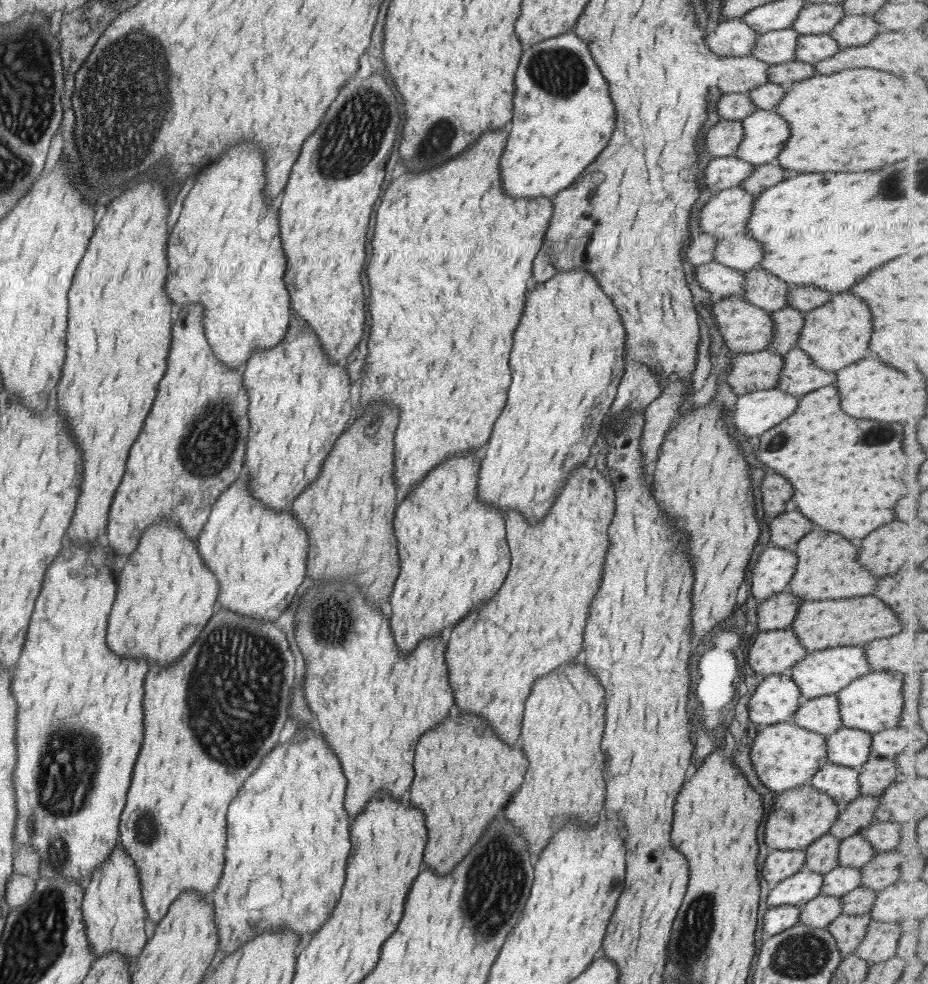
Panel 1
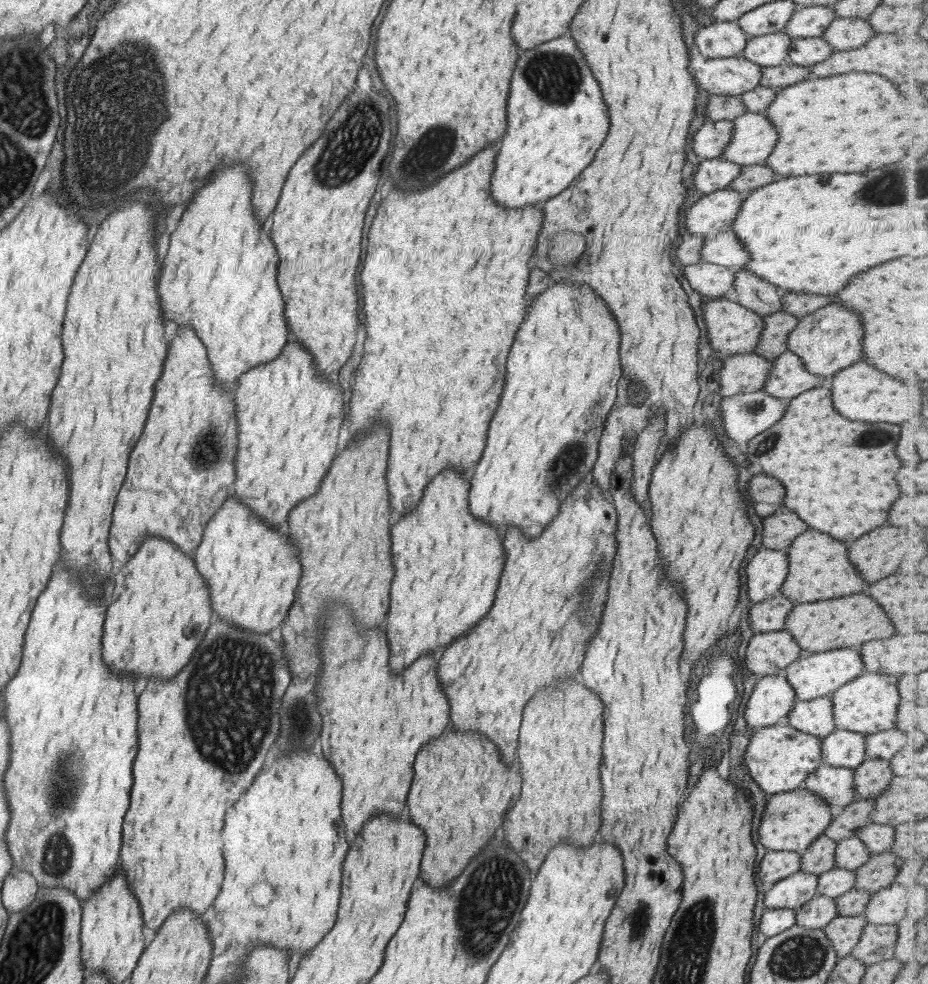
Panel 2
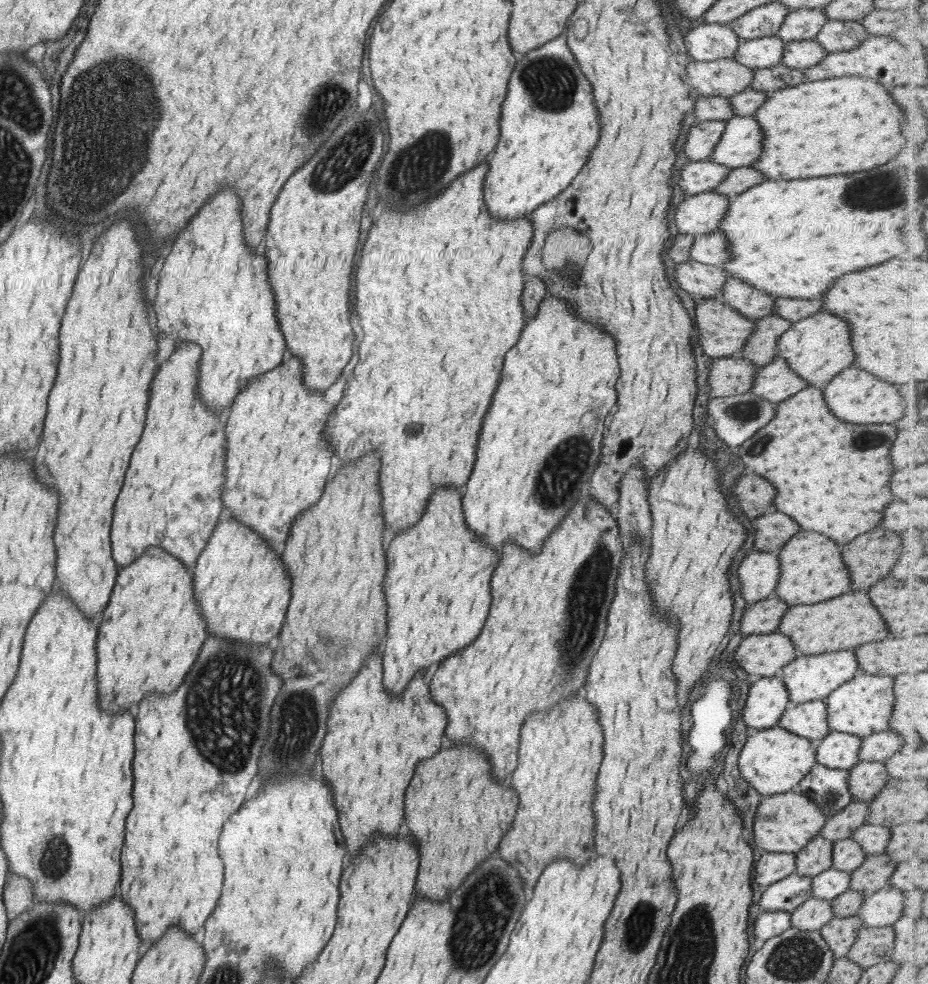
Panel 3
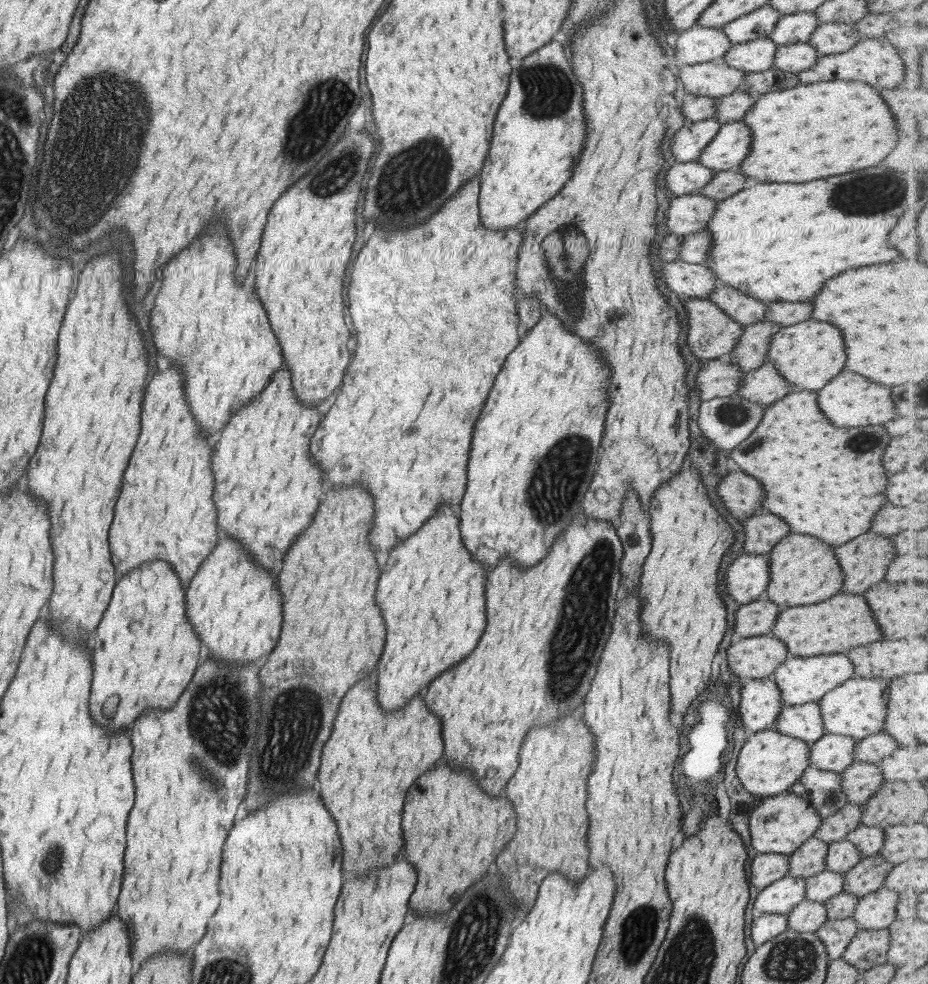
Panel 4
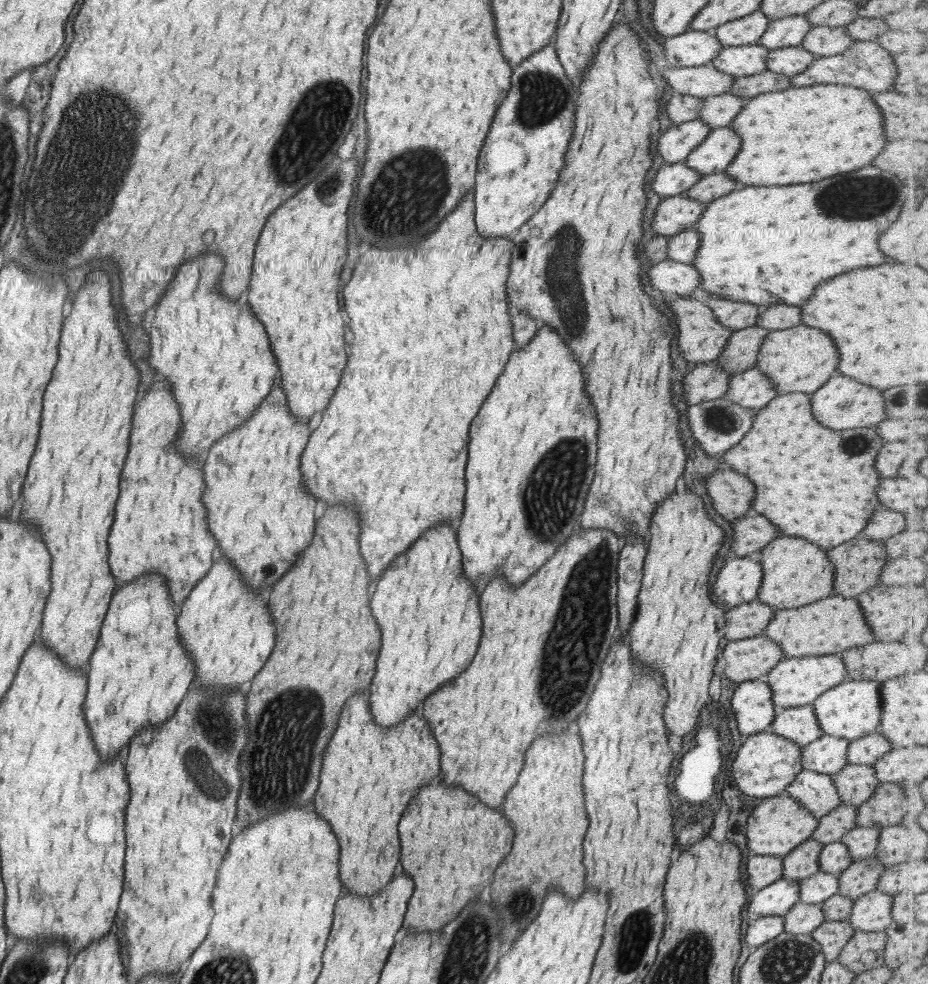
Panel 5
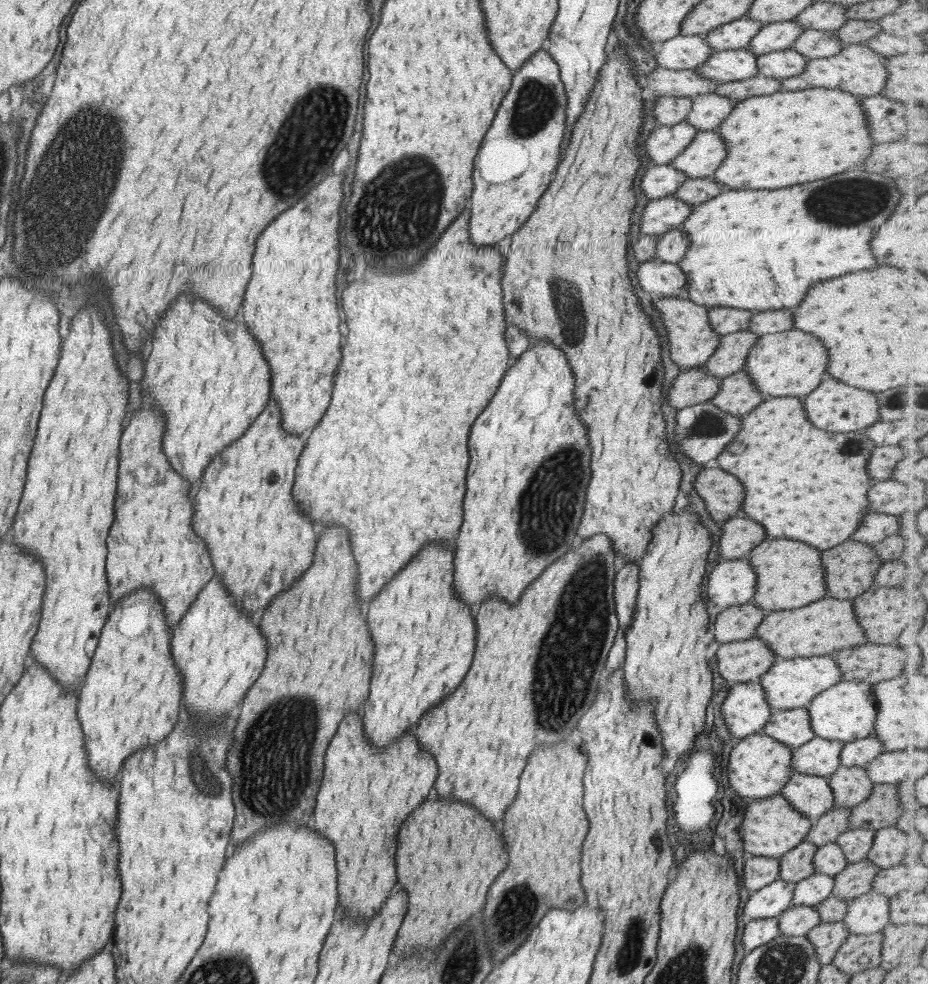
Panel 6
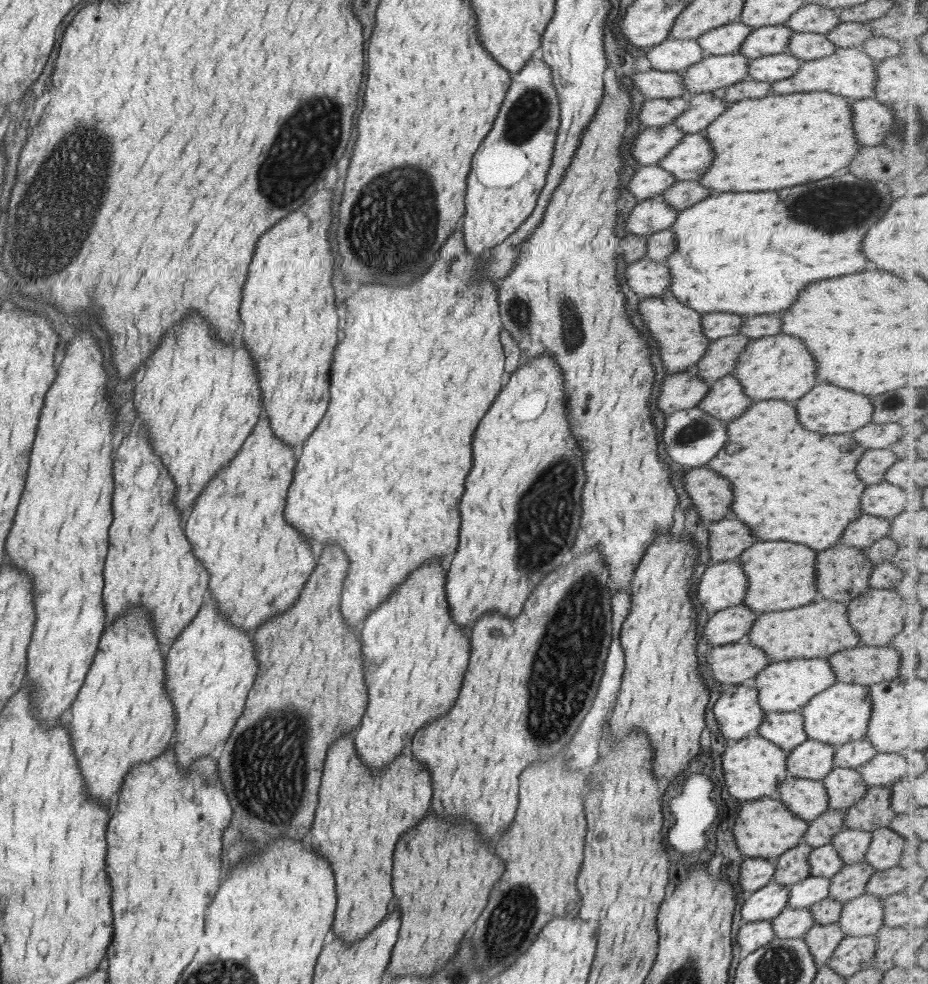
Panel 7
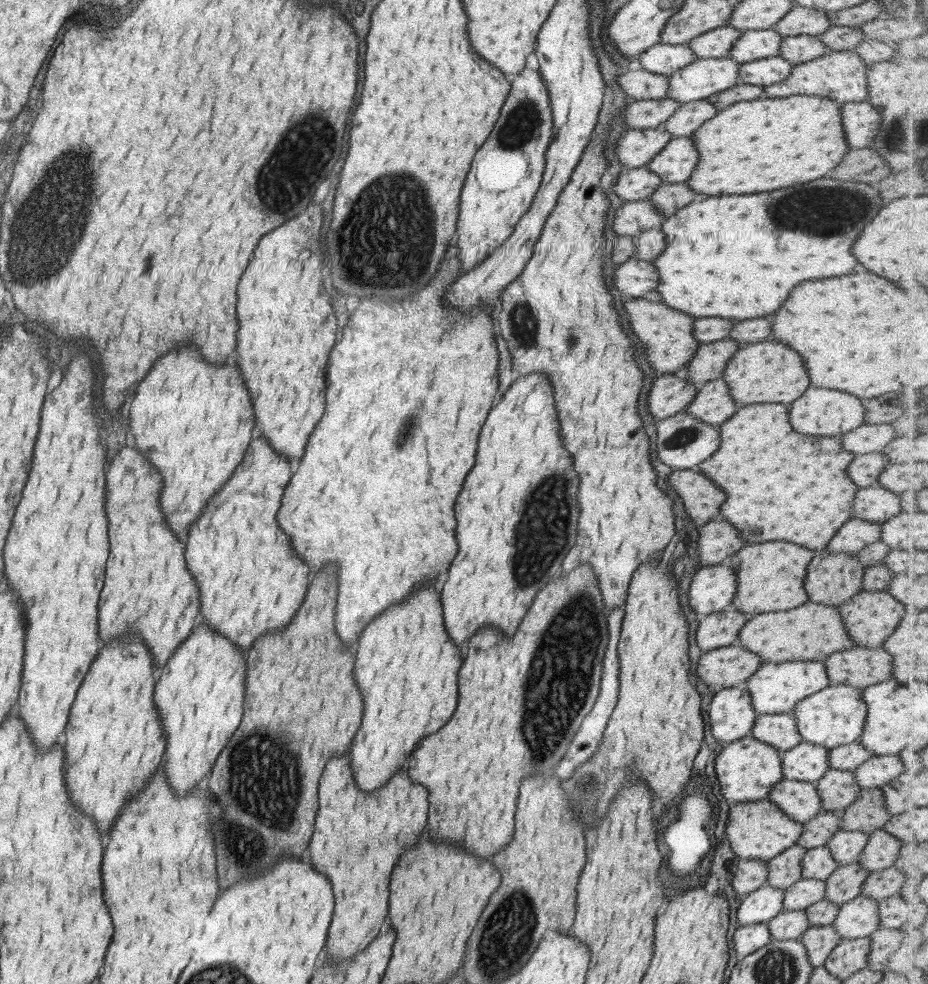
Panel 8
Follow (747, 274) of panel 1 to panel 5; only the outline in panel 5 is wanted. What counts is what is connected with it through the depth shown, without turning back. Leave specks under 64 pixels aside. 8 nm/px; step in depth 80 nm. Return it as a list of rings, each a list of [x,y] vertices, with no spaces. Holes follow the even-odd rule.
[[[702,289],[695,292],[691,298],[702,302],[711,309],[715,320],[726,326],[729,331],[737,331],[753,326],[761,308],[749,302],[739,302],[738,300],[725,300],[714,294],[703,292]]]

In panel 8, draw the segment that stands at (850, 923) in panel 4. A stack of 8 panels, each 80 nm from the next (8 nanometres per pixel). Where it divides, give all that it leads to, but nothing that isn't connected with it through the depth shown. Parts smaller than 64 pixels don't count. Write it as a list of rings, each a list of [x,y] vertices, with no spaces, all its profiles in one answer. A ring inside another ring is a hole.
[[[832,925],[809,926],[799,938],[805,947],[807,961],[809,961],[809,965],[812,968],[822,967],[827,956],[829,956],[831,950],[835,948],[840,939],[839,934],[836,933]]]

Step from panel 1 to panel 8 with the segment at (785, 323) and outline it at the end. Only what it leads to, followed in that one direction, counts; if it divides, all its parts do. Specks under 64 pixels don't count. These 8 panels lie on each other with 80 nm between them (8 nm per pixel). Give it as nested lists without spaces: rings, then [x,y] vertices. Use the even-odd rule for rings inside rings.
[[[727,337],[709,344],[703,343],[695,350],[691,362],[687,362],[680,374],[698,389],[707,381],[719,379],[729,358],[741,346]]]

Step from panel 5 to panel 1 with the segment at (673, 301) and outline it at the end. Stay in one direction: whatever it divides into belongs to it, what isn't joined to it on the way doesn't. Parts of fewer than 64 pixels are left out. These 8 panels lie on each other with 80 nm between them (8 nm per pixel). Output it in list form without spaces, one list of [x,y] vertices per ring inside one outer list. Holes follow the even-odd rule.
[[[725,297],[711,305],[712,319],[723,339],[723,345],[733,354],[755,353],[766,350],[773,338],[770,313],[753,306],[742,297]]]

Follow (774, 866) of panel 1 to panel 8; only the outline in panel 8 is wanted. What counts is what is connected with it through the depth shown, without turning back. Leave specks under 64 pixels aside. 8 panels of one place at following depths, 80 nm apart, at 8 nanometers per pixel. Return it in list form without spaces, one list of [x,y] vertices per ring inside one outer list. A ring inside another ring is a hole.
[[[739,859],[737,866],[732,870],[731,887],[735,895],[745,896],[758,890],[766,883],[766,862],[750,859]]]

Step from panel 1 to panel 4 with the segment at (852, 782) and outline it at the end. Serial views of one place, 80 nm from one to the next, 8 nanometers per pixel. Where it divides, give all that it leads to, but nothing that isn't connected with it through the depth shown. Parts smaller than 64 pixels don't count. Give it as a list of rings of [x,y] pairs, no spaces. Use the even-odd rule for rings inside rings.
[[[805,768],[801,776],[788,788],[788,792],[804,798],[821,820],[835,814],[848,801],[840,785],[840,773]]]

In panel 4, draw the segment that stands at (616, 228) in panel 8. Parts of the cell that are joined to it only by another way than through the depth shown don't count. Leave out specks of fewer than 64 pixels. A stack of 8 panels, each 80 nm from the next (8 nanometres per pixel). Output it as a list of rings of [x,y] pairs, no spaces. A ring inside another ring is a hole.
[[[699,194],[673,196],[665,212],[667,232],[688,235],[705,230],[716,205],[715,200]]]

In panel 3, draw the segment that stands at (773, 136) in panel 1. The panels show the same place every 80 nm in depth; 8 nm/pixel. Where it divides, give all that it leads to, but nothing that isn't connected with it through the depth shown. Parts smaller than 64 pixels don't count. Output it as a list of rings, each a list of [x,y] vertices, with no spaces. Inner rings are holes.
[[[752,115],[733,116],[724,121],[721,140],[707,159],[729,169],[747,167],[759,156],[761,142],[762,132]]]

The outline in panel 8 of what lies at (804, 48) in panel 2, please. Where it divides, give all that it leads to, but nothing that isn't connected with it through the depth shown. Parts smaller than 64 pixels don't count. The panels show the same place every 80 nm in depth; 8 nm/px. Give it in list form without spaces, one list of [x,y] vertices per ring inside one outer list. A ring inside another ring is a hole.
[[[779,55],[746,62],[738,66],[738,80],[755,86],[767,86],[787,78],[793,64]]]

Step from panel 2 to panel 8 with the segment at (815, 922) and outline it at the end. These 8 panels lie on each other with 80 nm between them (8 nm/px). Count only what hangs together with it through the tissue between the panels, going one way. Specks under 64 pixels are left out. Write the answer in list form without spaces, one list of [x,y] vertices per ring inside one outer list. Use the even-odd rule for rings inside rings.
[[[781,910],[766,925],[770,938],[775,940],[799,940],[810,926],[803,910]]]

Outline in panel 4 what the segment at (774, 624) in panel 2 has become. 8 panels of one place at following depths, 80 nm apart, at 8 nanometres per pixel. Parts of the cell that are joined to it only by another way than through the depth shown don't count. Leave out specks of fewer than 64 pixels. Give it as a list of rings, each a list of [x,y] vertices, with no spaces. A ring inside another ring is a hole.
[[[757,598],[748,604],[739,605],[733,614],[732,634],[739,638],[767,635],[777,620],[779,608],[767,598]]]

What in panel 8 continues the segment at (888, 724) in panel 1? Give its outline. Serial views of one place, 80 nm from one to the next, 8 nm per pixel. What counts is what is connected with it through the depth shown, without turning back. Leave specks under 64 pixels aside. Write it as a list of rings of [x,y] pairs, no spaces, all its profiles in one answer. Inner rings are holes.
[[[829,684],[803,700],[797,701],[792,713],[800,739],[827,749],[856,741],[862,733],[866,715],[866,708],[860,694],[859,688]]]

